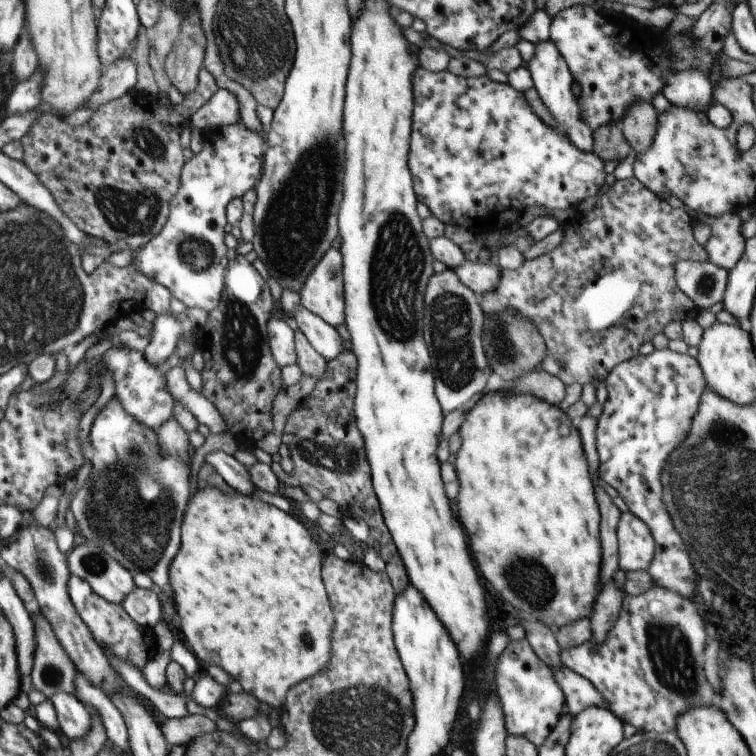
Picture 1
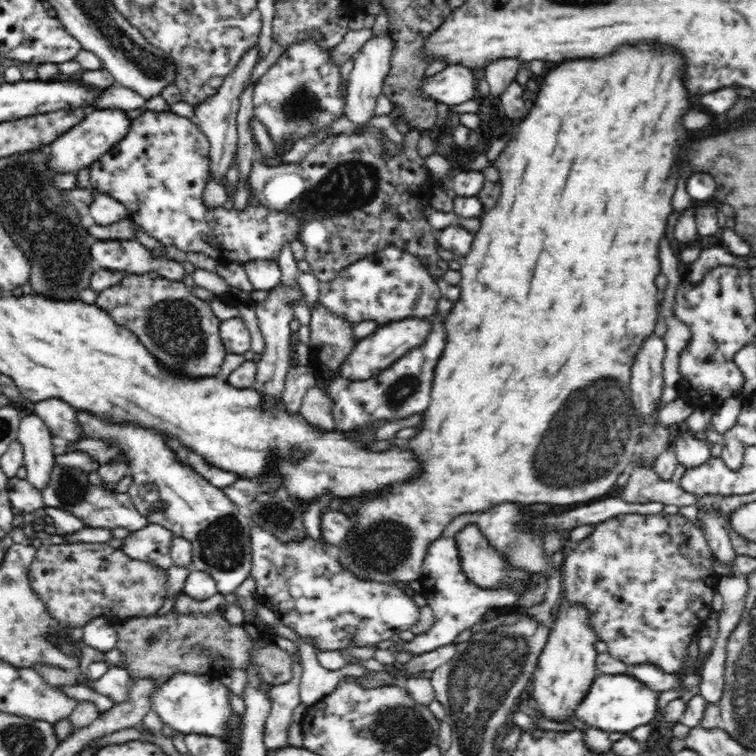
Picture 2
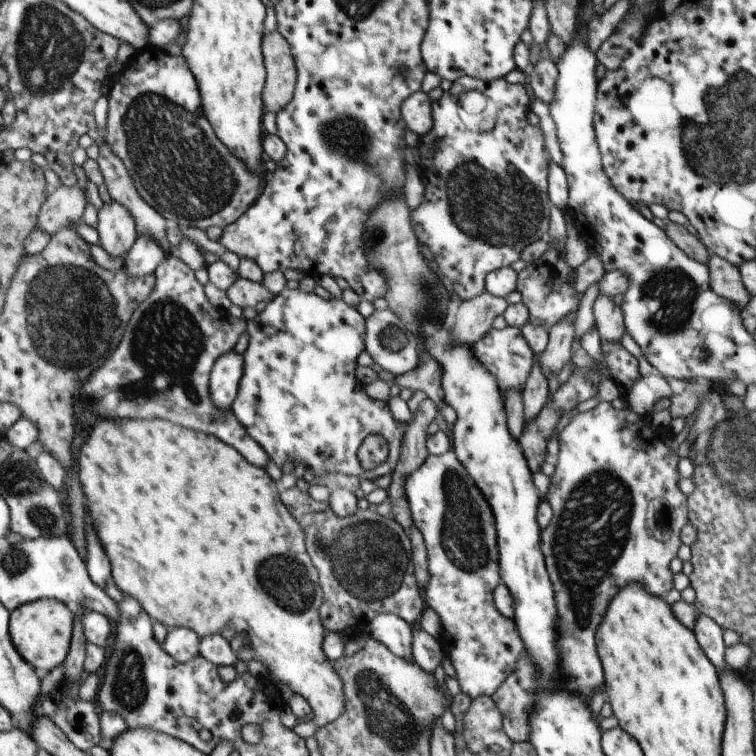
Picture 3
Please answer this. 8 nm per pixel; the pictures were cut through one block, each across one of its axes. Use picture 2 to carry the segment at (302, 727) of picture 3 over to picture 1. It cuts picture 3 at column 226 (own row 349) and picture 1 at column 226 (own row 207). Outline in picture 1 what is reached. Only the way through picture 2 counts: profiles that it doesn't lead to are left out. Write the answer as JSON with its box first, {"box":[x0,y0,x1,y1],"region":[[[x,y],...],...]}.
{"box":[170,486,335,710],"region":[[[208,486],[198,489],[198,492],[189,498],[189,502],[188,510],[183,516],[184,522],[181,524],[180,548],[170,565],[170,584],[174,590],[174,606],[179,615],[180,637],[202,666],[208,667],[212,664],[220,666],[232,676],[233,680],[240,682],[248,694],[254,694],[261,703],[264,702],[279,710],[292,686],[320,672],[330,660],[335,620],[321,576],[324,555],[300,520],[296,520],[293,515],[274,505],[260,501],[259,498],[238,492],[224,494],[224,490]]]}

